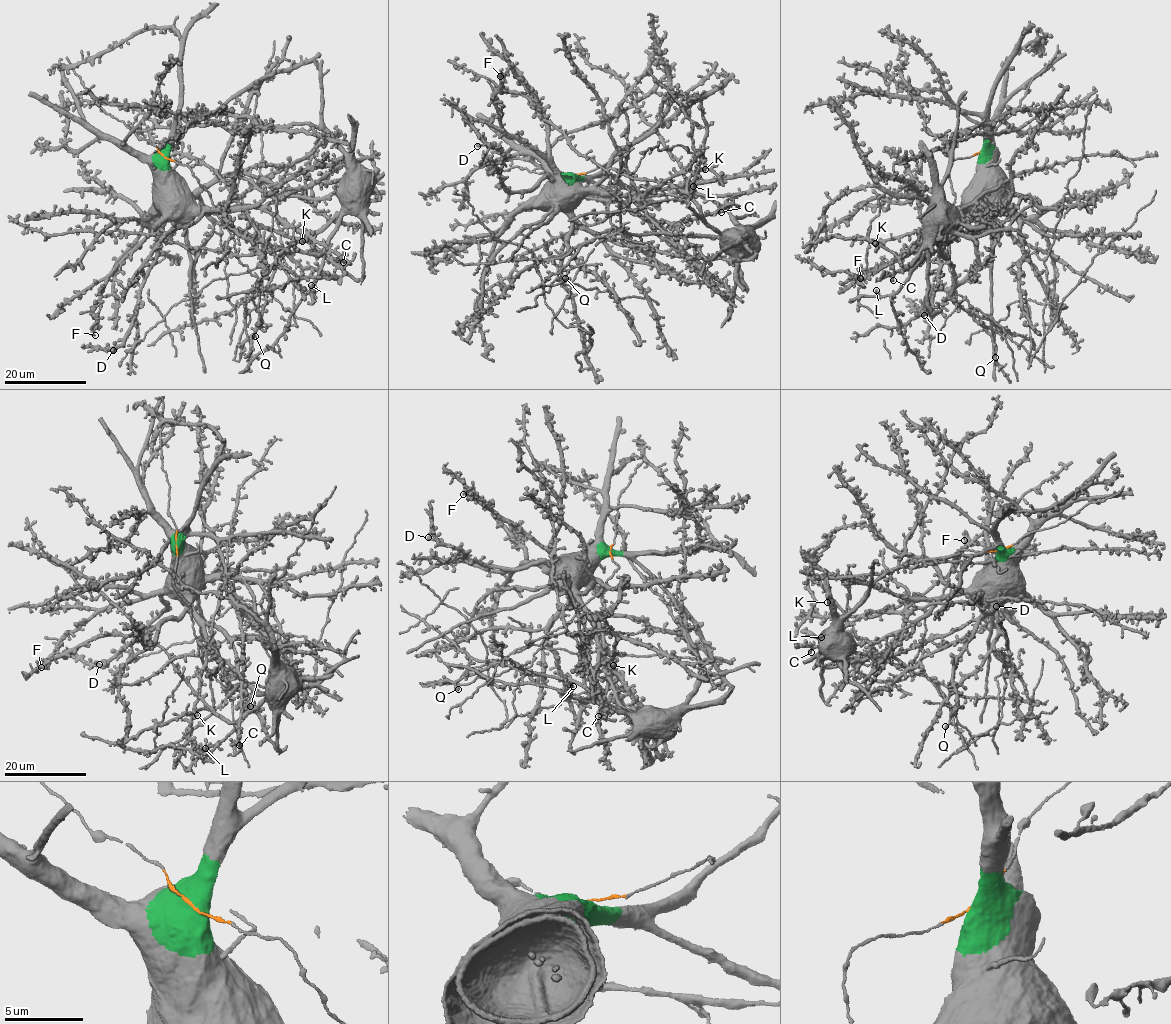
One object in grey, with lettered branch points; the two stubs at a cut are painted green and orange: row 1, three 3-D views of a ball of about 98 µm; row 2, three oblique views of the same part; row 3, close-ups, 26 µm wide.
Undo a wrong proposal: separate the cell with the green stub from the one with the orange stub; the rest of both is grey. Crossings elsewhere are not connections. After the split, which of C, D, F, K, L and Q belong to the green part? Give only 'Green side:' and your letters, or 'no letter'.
Green side: C, D, F

